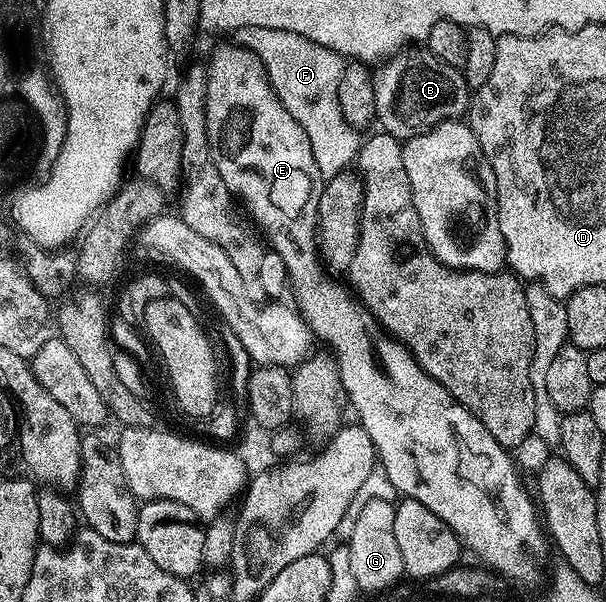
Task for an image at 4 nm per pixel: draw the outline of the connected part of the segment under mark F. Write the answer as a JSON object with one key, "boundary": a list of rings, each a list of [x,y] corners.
{"boundary":[[[243,27],[234,32],[233,39],[259,58],[281,105],[285,105],[293,121],[305,129],[305,137],[309,137],[309,145],[313,145],[313,161],[317,161],[323,180],[333,179],[348,170],[359,154],[361,135],[341,117],[341,101],[337,101],[337,88],[341,86],[345,66],[343,56],[288,31]]]}

